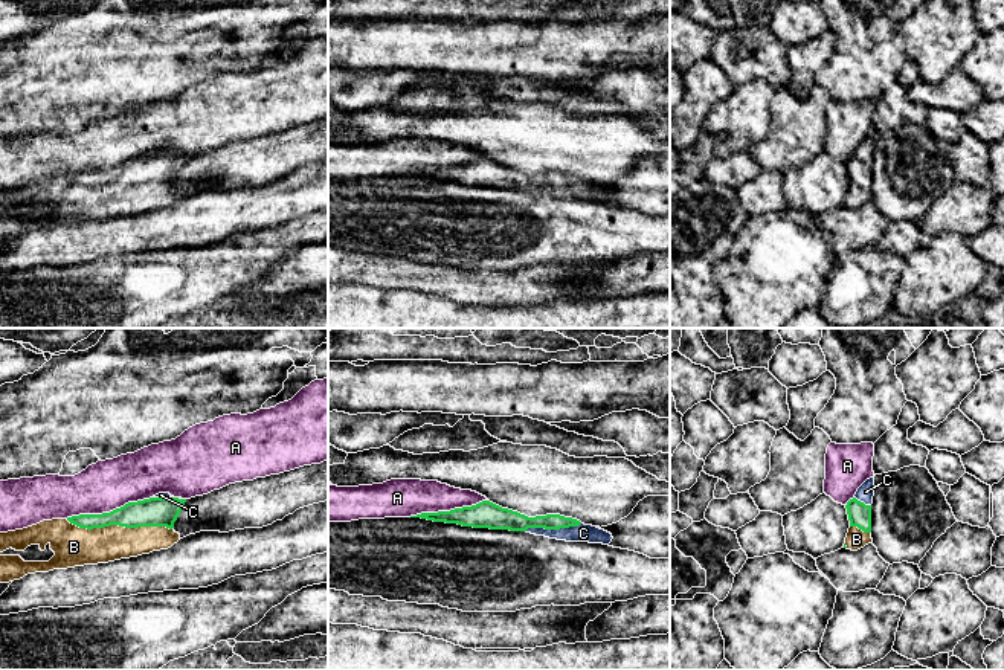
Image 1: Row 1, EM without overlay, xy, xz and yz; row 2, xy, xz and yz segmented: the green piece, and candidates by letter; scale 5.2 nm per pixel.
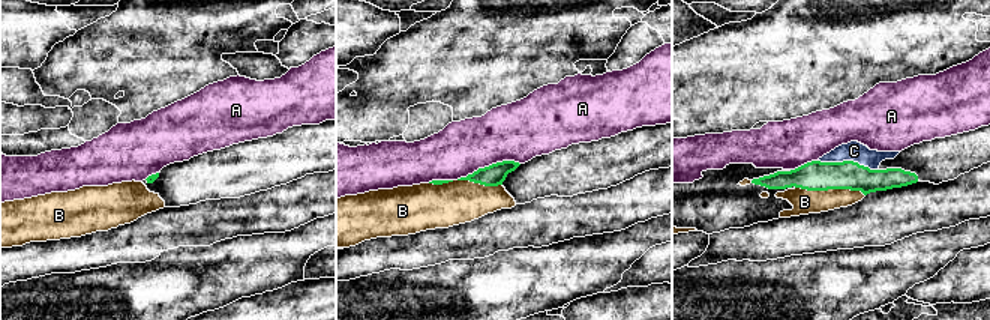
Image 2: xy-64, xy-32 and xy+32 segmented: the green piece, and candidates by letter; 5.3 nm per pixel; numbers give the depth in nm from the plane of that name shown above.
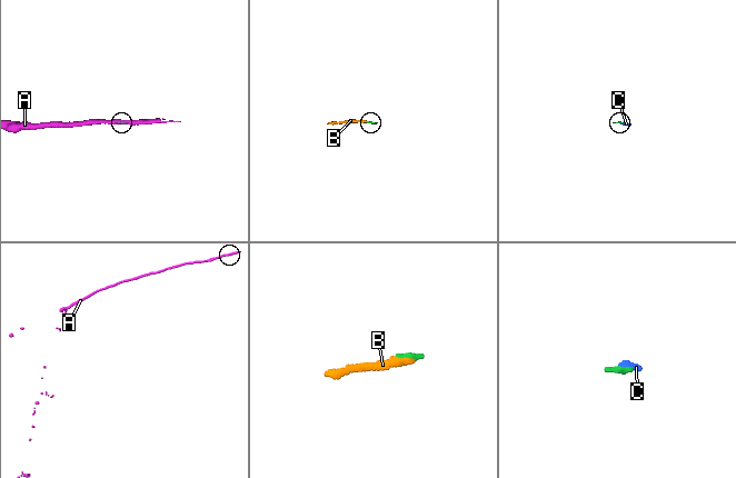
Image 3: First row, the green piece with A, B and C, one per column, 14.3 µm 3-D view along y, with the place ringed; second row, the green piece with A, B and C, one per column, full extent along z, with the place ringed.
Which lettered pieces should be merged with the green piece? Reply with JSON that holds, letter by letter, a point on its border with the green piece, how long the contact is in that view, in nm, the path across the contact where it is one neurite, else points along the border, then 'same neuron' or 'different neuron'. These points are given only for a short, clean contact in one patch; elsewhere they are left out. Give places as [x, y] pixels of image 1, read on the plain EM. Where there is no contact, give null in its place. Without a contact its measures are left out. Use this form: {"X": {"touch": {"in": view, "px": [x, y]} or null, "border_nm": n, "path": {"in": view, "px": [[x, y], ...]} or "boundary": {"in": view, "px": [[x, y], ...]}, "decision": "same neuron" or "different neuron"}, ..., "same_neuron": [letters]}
{"A": {"touch": {"in": "xy", "px": [110, 170]}, "border_nm": 460, "decision": "different neuron"}, "B": {"touch": {"in": "xy", "px": [119, 183]}, "border_nm": 550, "decision": "same neuron"}, "C": {"touch": {"in": "xz", "px": [553, 186]}, "border_nm": 300, "decision": "same neuron"}, "same_neuron": ["B", "C"]}

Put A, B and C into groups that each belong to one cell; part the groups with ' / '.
A / B C

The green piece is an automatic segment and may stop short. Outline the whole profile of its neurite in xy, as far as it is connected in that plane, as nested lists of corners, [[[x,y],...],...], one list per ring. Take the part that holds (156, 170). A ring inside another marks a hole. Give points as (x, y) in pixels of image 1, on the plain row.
[[[159,151],[150,157],[128,160],[121,166],[102,172],[79,172],[67,177],[43,179],[37,183],[0,191],[0,211],[12,206],[24,209],[31,203],[38,203],[41,209],[46,203],[55,214],[49,220],[24,220],[20,214],[0,214],[0,241],[20,238],[27,232],[49,230],[84,223],[108,221],[121,217],[137,215],[153,209],[168,208],[180,198],[175,191],[177,179],[186,157],[174,156],[169,151]]]

